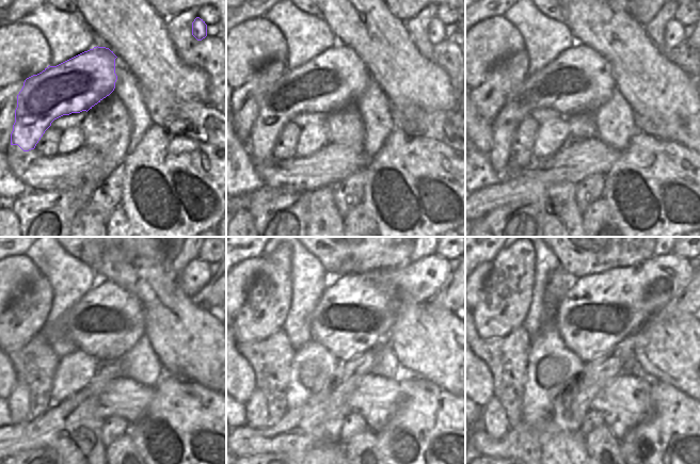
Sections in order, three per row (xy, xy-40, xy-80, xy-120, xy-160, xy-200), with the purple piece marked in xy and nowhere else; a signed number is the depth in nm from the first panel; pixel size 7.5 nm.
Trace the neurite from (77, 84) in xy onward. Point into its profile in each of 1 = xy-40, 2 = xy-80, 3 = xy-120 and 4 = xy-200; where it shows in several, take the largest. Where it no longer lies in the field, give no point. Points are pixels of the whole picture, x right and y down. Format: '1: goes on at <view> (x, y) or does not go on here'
1: goes on at xy-40 (336, 78)
2: goes on at xy-80 (579, 80)
3: goes on at xy-120 (108, 320)
4: goes on at xy-200 (600, 310)

